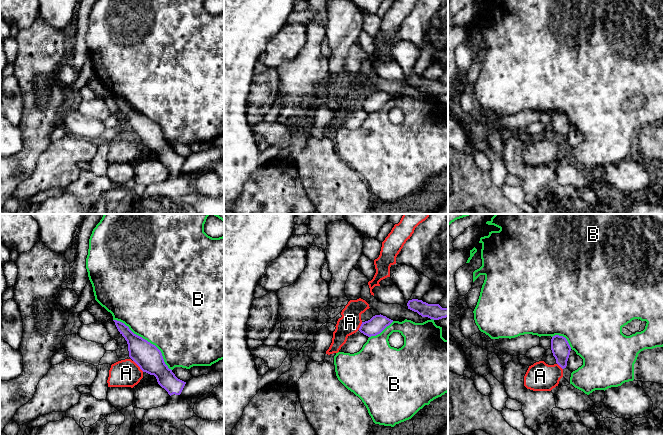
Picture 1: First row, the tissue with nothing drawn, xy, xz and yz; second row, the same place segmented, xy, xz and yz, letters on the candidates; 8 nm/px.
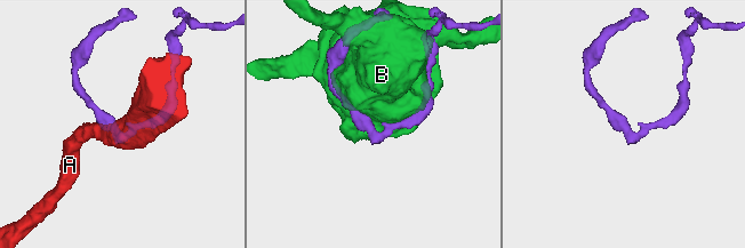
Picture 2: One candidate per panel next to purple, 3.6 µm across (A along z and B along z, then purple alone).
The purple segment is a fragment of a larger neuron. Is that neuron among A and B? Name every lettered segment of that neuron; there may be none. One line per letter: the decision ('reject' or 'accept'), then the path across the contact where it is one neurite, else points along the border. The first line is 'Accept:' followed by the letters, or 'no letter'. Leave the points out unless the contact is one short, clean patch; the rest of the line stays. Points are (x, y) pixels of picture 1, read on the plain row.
Accept: no letter
A: reject; border along xy (133, 136), (143, 147)
B: reject

